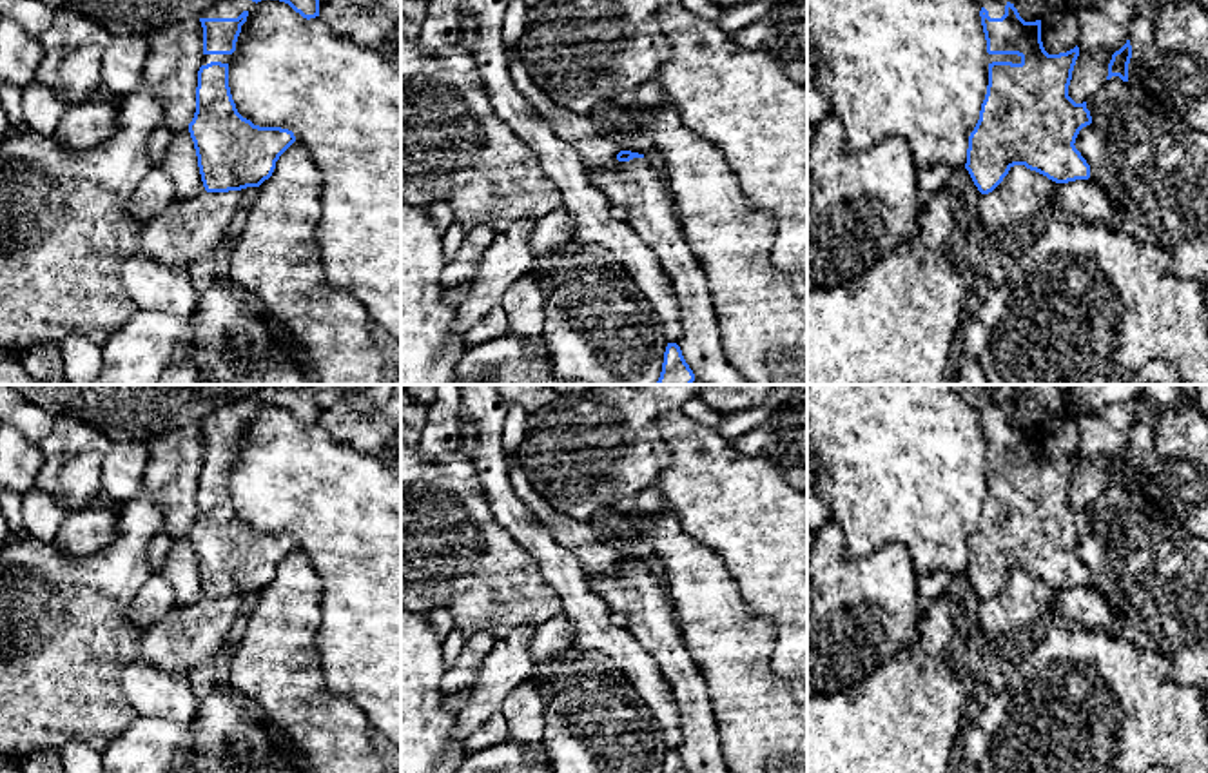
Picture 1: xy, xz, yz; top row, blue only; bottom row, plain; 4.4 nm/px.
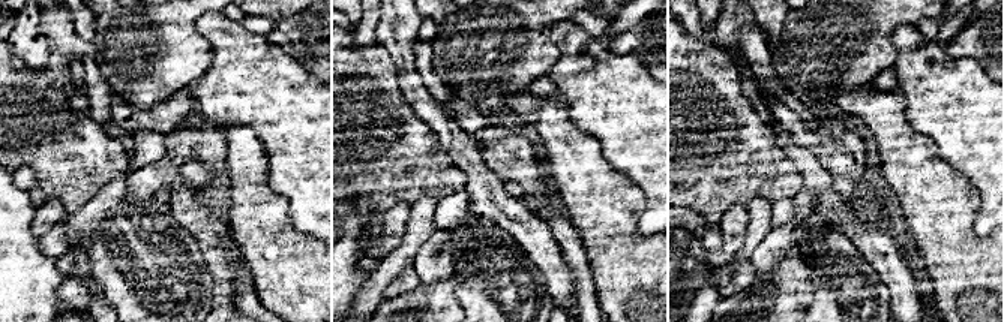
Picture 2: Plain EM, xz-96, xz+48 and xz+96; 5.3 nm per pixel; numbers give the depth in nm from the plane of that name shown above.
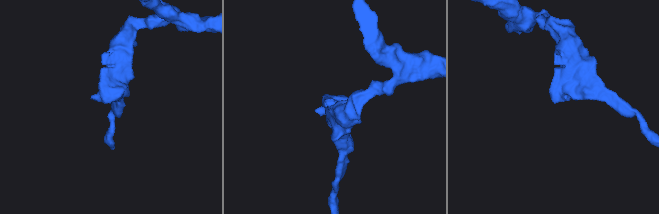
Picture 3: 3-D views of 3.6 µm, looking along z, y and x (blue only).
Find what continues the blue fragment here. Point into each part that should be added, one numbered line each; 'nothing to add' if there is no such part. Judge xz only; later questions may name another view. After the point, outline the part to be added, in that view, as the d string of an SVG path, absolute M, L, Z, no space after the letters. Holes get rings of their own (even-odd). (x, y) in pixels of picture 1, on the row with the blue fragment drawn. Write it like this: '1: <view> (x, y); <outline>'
nothing to add

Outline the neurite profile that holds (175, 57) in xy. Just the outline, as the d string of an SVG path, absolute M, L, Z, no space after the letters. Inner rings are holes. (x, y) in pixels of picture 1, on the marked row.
M200 20L176 22L158 29L149 40L143 80L163 103L163 125L172 134L194 118L201 62L203 27Z

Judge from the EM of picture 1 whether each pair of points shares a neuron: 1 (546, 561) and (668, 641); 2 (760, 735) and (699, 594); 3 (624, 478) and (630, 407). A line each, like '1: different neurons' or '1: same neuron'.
1: different neurons
2: same neuron
3: same neuron

